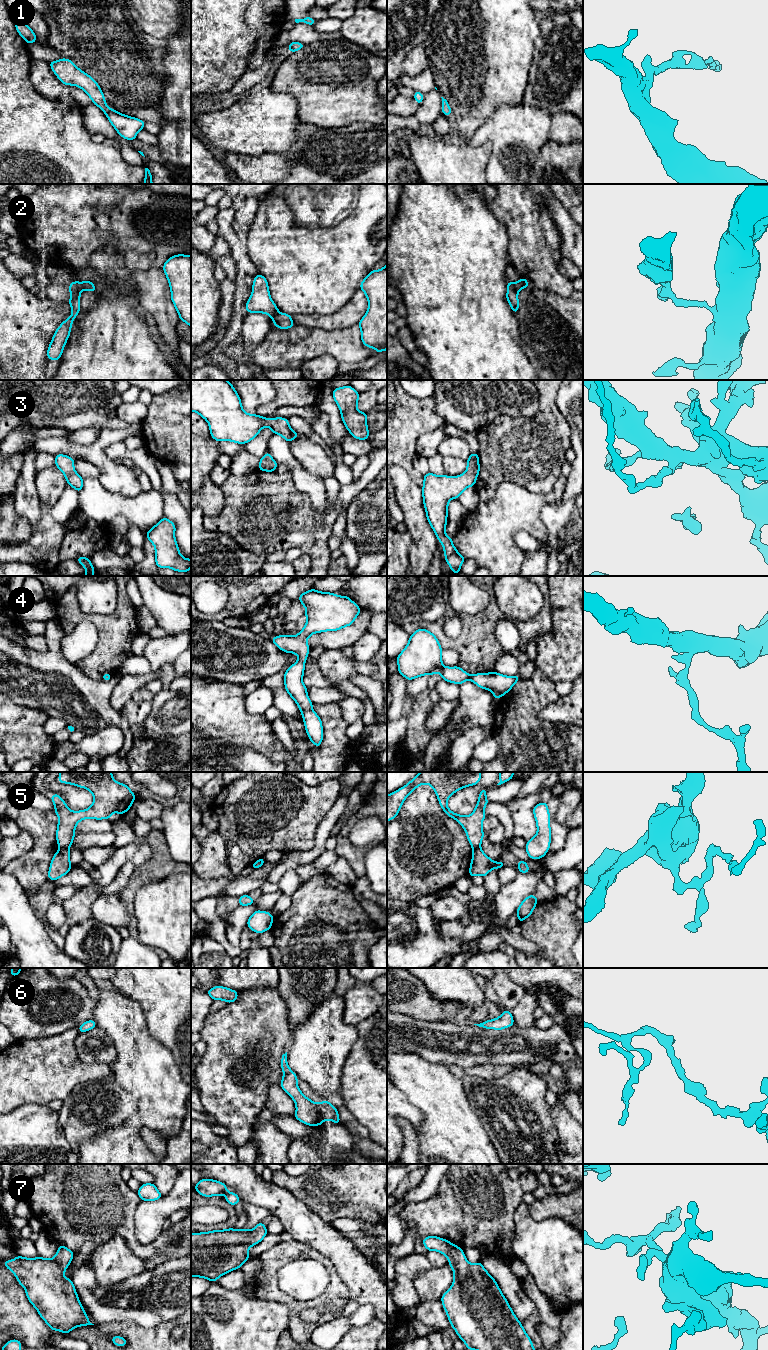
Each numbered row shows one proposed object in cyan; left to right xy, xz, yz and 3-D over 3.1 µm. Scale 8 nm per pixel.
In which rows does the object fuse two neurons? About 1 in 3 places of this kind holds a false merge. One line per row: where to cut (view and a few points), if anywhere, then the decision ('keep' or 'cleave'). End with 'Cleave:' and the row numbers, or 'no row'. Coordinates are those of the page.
1: cut none; keep
2: cut xy (78, 282), (81, 289); cleave
3: cut none; keep
4: cut none; keep
5: cut xy (60, 847), (68, 849); cleave
6: cut none; keep
7: cut none; keep
Cleave: 2, 5

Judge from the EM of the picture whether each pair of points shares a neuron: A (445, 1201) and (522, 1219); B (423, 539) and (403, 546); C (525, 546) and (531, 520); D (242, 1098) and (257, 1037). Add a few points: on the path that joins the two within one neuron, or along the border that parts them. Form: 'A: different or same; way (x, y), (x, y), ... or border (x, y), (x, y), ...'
A: different; border (522, 1201), (514, 1212), (514, 1237), (512, 1240)
B: different; border (407, 530), (411, 538), (408, 565)
C: different; border (512, 535), (517, 531), (526, 531), (539, 539)
D: same; way (240, 1083), (243, 1052)

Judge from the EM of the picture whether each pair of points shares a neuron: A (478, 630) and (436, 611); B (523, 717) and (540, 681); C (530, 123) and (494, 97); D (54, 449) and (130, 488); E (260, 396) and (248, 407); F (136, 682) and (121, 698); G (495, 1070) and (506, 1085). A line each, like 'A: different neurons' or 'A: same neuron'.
A: different neurons
B: same neuron
C: different neurons
D: same neuron
E: same neuron
F: same neuron
G: different neurons

